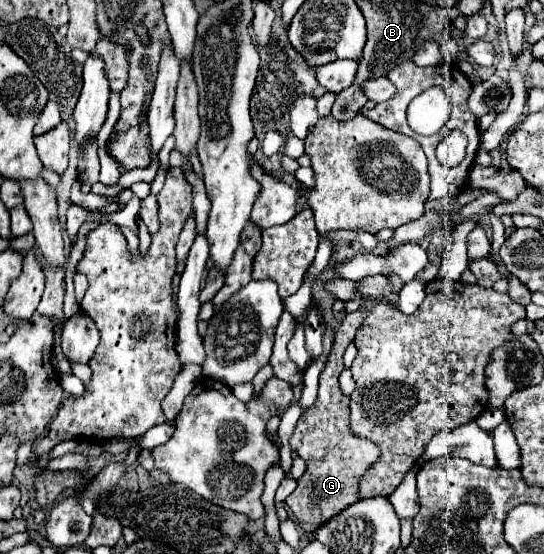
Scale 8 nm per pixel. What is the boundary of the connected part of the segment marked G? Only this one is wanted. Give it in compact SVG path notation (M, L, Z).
M352 312L348 314L338 332L336 332L336 342L332 346L332 352L328 356L328 362L320 374L320 390L318 390L318 400L316 404L306 410L298 426L290 438L292 450L298 452L300 458L306 460L308 470L304 476L298 480L296 490L286 498L286 506L292 512L292 516L300 522L300 526L306 530L310 536L324 520L336 516L336 512L342 512L346 506L354 504L358 500L358 480L368 468L368 464L376 462L380 456L380 450L376 450L376 444L364 438L352 436L348 430L348 402L350 398L340 392L338 386L338 376L344 368L342 364L342 354L350 340L356 334L356 328L360 326L360 320L364 320L366 312Z

